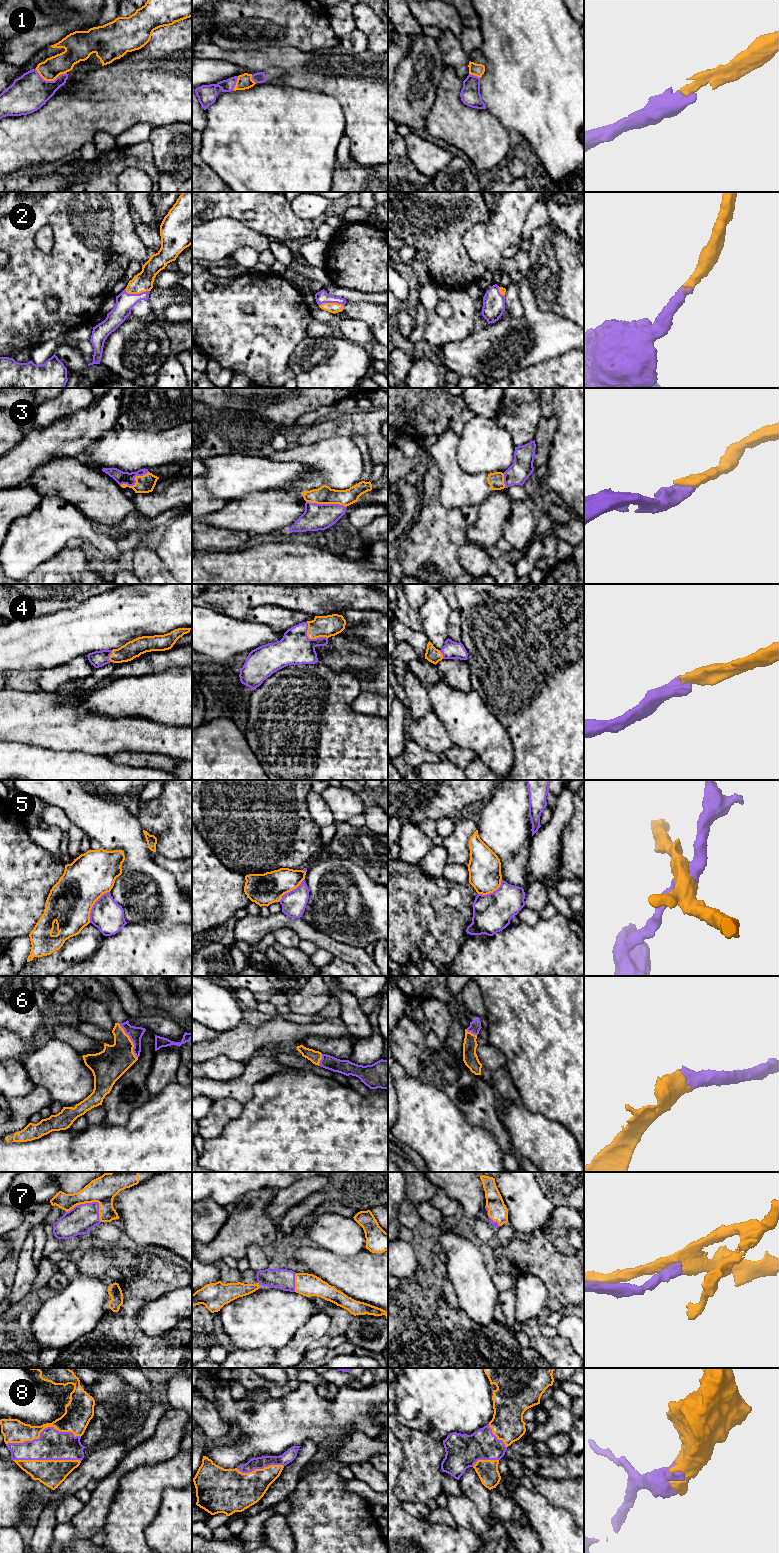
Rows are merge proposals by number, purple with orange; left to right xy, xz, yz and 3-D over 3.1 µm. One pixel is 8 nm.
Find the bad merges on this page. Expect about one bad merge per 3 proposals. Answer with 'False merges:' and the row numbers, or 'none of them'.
False merges: 5

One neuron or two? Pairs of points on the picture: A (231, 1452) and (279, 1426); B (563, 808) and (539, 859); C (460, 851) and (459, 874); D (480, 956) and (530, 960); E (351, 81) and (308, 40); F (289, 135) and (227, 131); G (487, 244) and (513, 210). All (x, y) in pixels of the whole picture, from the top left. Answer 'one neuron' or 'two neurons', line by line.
A: one neuron
B: one neuron
C: two neurons
D: one neuron
E: two neurons
F: one neuron
G: one neuron

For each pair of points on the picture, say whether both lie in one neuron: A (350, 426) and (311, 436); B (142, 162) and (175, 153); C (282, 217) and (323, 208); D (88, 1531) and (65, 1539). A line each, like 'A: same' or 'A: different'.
A: same
B: different
C: different
D: different

